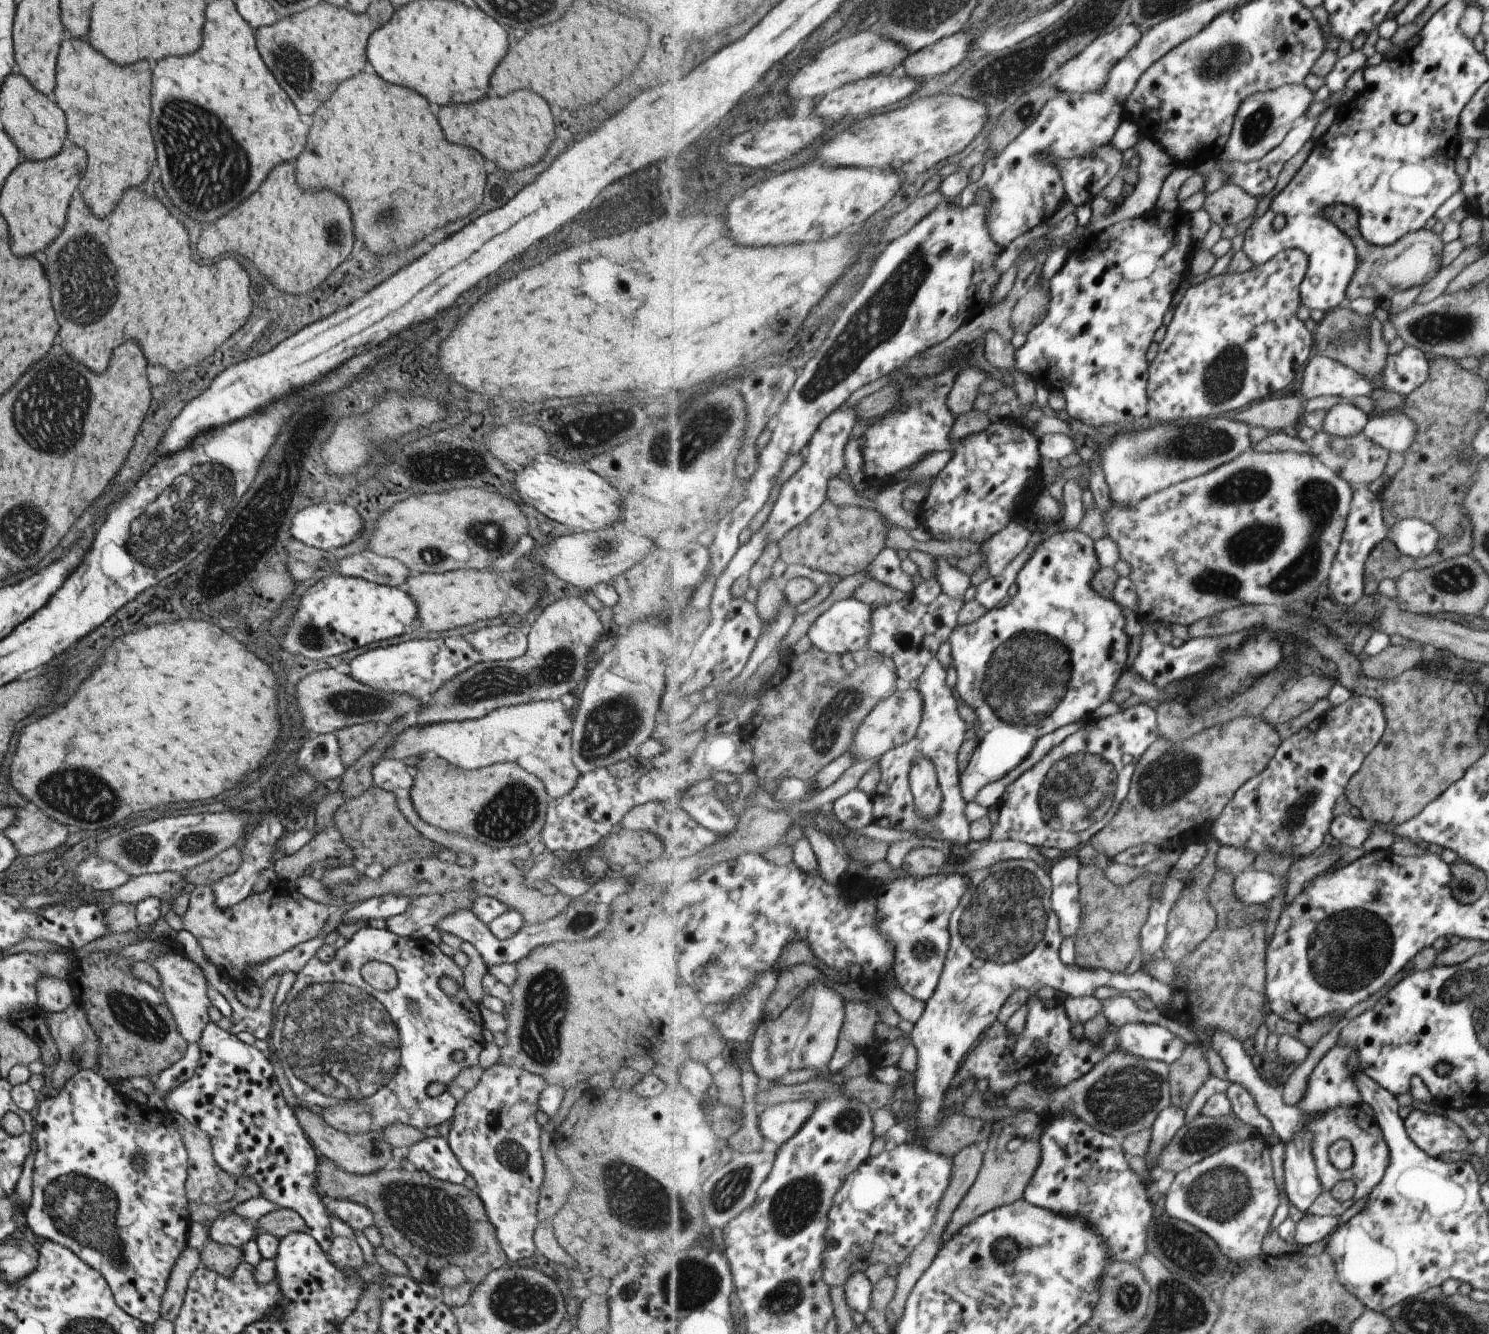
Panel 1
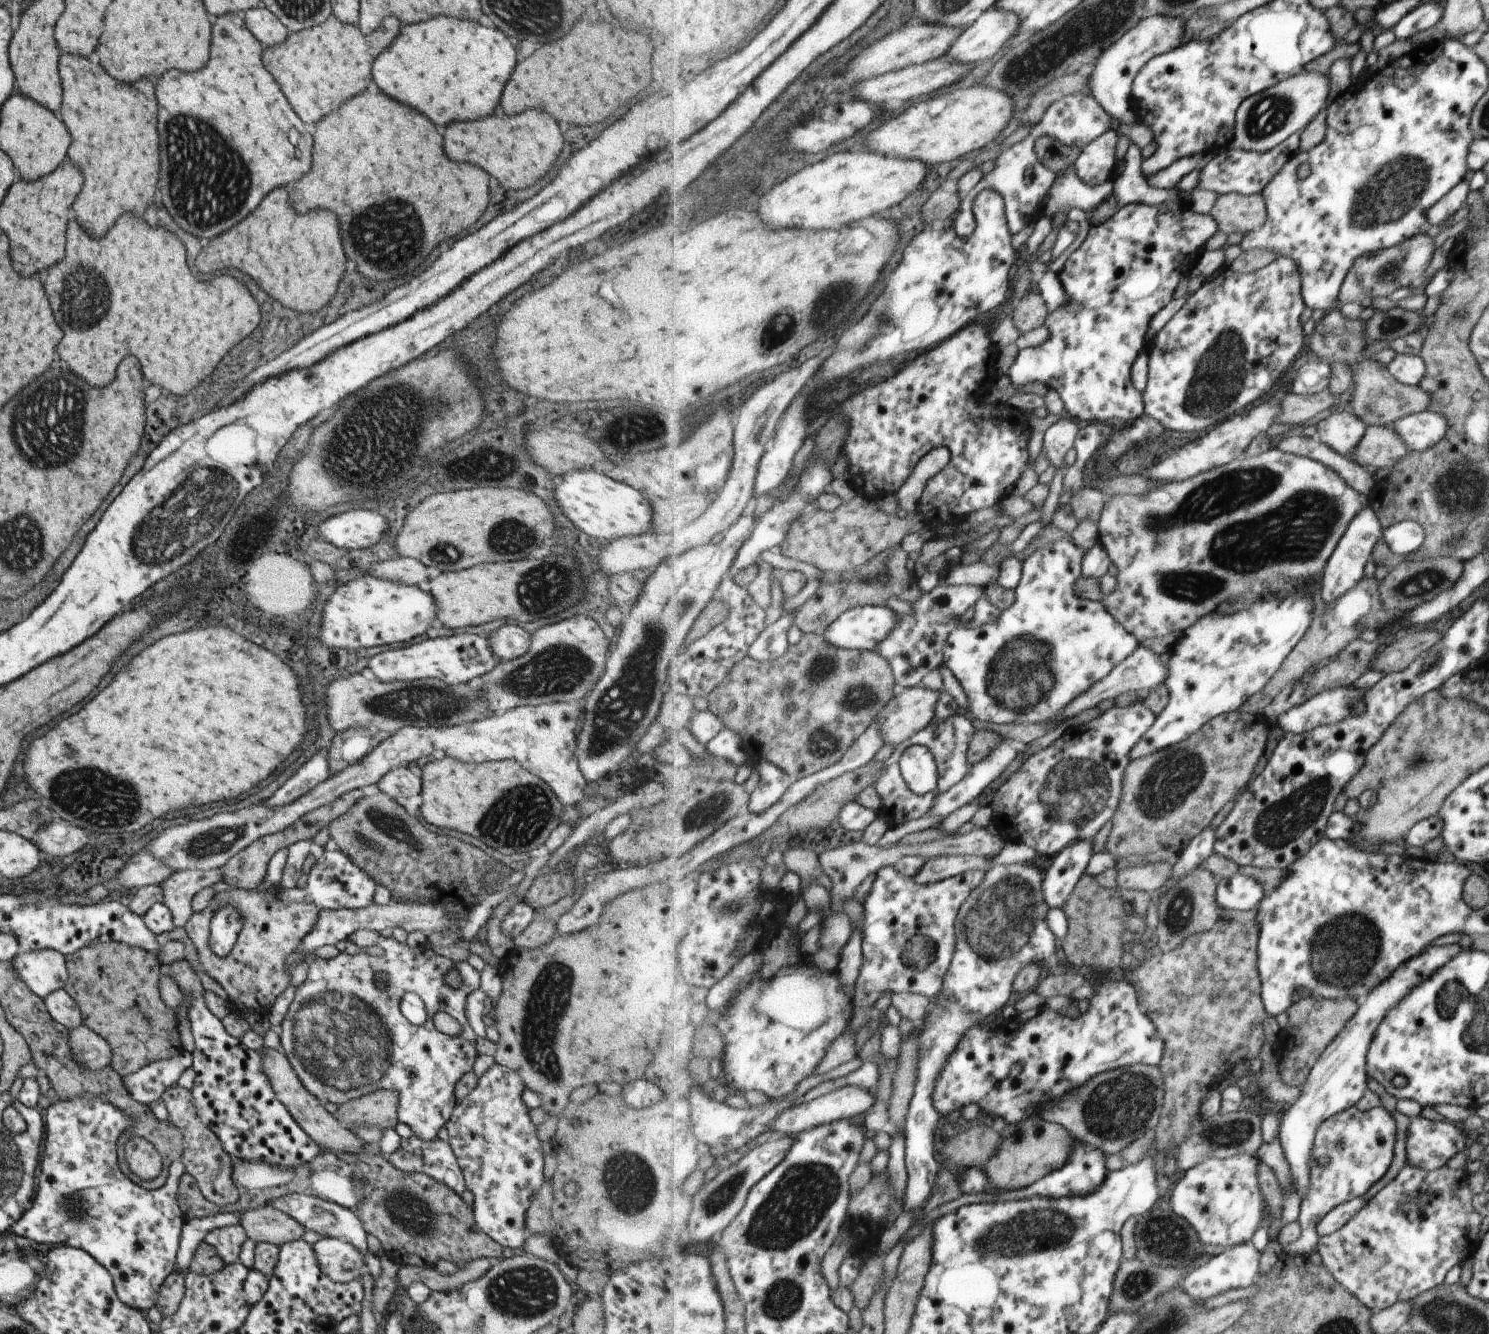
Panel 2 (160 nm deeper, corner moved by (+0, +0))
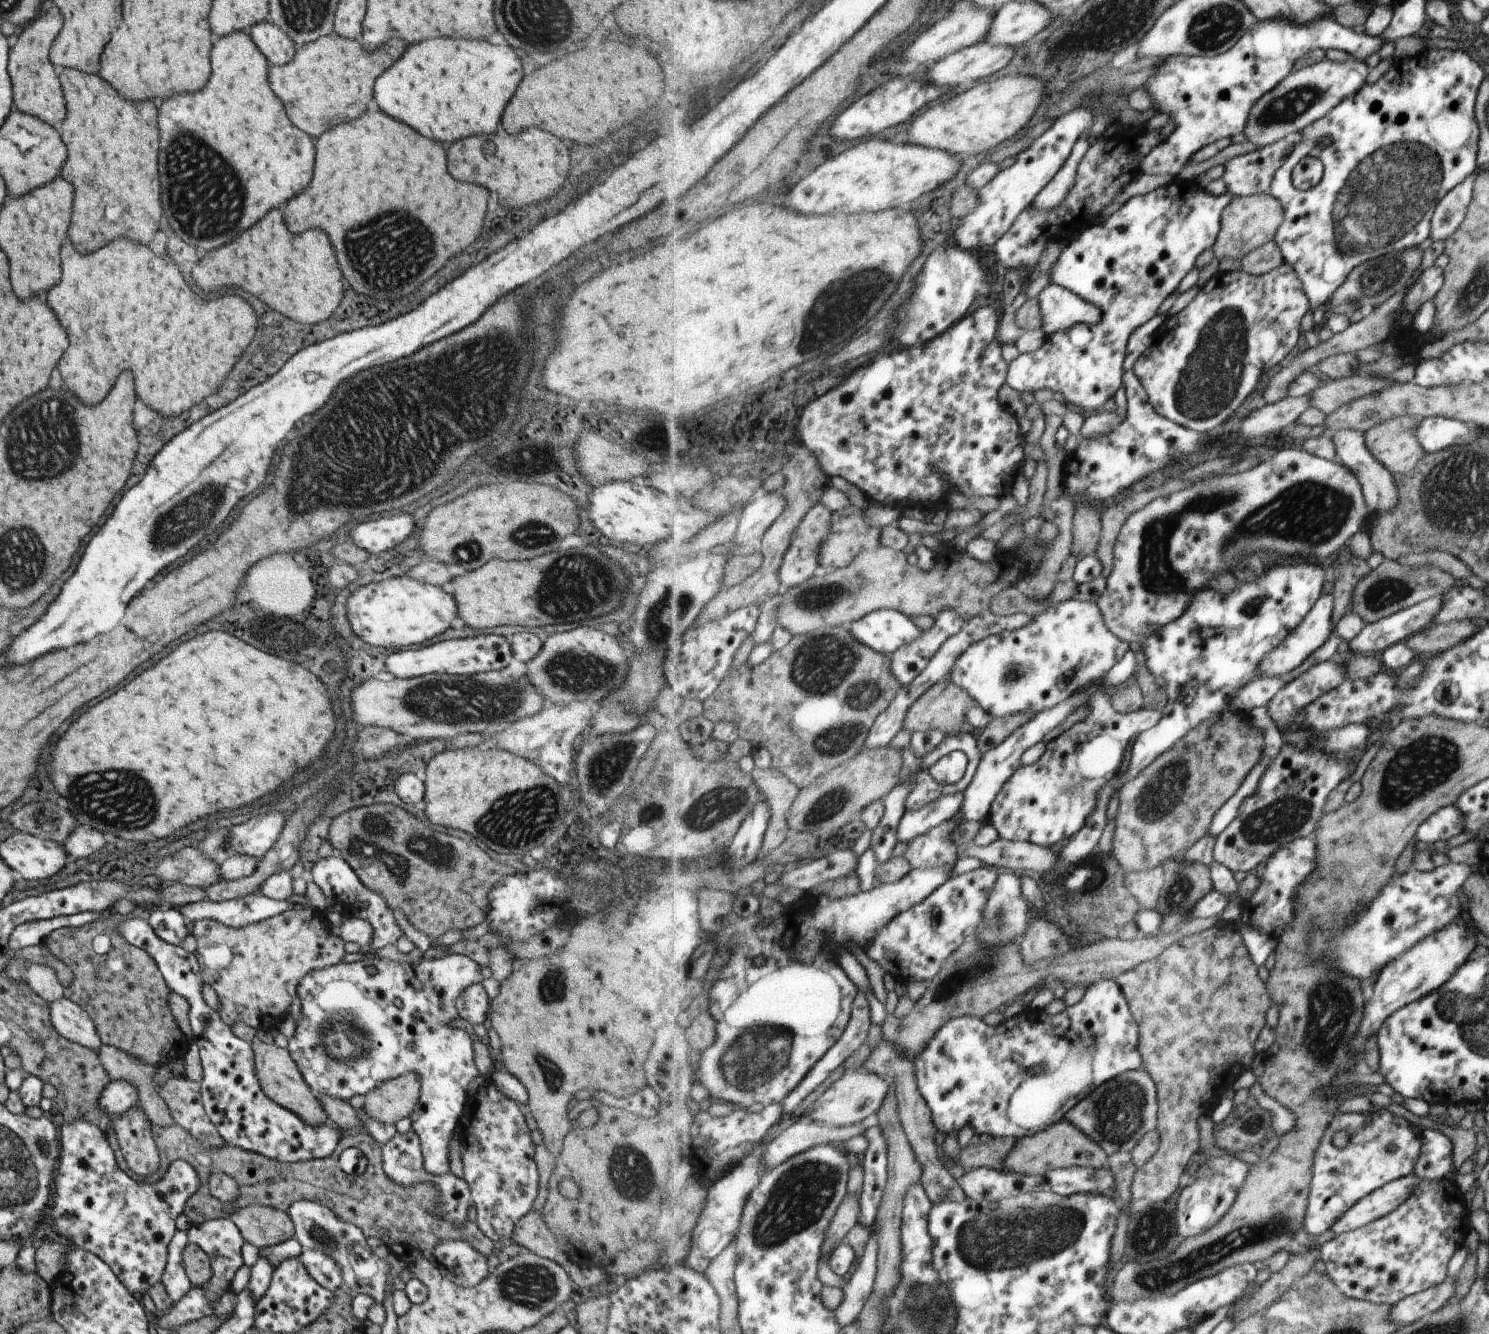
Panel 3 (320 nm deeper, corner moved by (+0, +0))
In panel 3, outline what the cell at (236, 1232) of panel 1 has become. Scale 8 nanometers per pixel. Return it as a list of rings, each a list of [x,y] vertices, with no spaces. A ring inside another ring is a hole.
[[[211,1219],[199,1225],[191,1225],[186,1231],[186,1240],[197,1245],[209,1259],[211,1278],[204,1286],[204,1297],[215,1303],[224,1291],[229,1288],[233,1274],[243,1264],[240,1248],[244,1243],[237,1227],[227,1219]]]

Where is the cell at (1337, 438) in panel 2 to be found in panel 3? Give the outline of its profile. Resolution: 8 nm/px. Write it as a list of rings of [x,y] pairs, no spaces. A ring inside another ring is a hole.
[[[1337,430],[1331,432],[1333,446],[1337,458],[1349,470],[1355,472],[1356,479],[1359,480],[1360,487],[1363,489],[1365,506],[1368,507],[1369,513],[1378,514],[1379,512],[1389,512],[1397,504],[1397,490],[1391,474],[1379,462],[1376,462],[1365,449],[1364,434],[1357,430]]]

